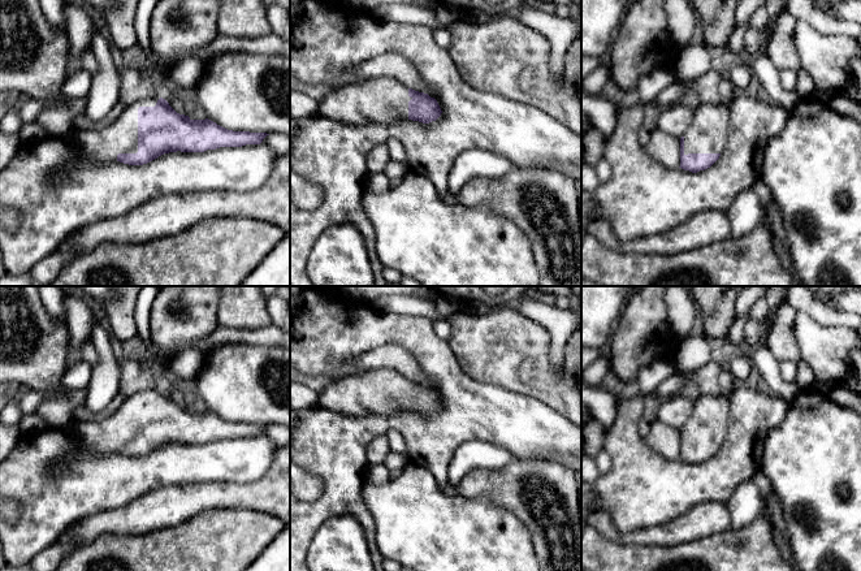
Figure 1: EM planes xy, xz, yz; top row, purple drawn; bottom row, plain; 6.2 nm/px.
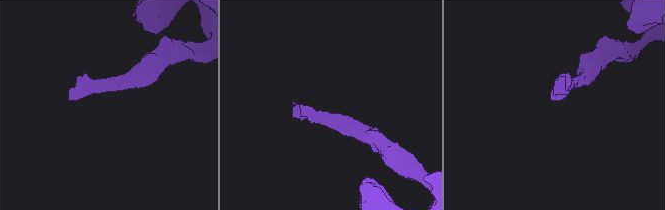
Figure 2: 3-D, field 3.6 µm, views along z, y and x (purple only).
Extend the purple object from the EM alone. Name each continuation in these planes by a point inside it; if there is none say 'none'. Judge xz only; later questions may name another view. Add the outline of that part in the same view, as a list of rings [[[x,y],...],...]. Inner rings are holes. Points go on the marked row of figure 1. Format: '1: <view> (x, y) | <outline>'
1: xz (384, 99) | [[[389,77],[339,86],[319,101],[317,114],[347,125],[408,118],[408,87]]]

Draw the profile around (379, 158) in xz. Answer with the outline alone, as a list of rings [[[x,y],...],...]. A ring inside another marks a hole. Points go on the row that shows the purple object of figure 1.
[[[386,143],[376,146],[367,157],[368,173],[384,173],[390,161]]]

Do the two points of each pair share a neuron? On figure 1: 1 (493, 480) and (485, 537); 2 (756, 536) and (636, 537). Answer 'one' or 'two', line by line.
1: two
2: two

